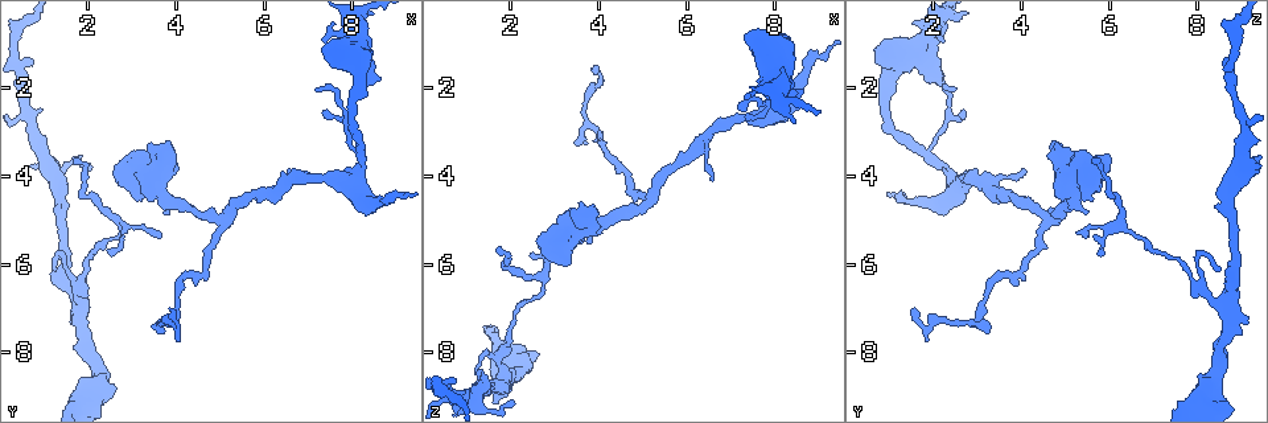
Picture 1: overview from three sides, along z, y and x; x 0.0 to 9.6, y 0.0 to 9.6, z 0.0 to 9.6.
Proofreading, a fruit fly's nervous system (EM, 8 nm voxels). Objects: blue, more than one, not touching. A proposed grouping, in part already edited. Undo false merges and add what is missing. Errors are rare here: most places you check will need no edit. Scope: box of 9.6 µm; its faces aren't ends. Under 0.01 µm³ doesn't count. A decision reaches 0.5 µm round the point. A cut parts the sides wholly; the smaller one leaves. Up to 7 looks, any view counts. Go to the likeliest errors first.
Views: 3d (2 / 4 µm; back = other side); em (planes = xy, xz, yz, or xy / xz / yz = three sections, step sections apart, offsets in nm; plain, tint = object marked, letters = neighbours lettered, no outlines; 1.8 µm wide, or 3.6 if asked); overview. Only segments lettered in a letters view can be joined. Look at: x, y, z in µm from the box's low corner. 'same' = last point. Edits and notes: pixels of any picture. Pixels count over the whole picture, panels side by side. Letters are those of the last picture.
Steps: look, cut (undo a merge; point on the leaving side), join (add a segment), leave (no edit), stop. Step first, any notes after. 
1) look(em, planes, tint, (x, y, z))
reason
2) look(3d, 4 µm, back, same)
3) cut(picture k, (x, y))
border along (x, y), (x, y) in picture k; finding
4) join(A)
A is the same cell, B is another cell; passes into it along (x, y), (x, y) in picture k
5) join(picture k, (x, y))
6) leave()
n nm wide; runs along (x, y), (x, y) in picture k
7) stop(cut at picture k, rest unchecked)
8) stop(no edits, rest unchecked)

look(3d, 2 µm, (1.35, 6.30, 8.80))
sudden change in width

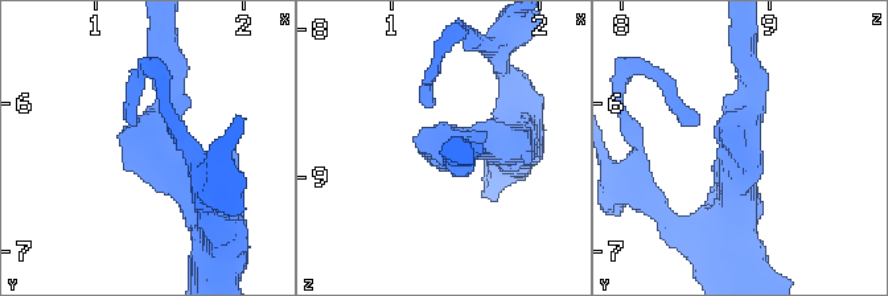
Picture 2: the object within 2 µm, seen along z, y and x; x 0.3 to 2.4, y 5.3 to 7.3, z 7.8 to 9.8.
look(em, 3.6 µm, planes, letters, (1.42, 6.26, 8.80))
arms of 200, 380 nm; need the tissue

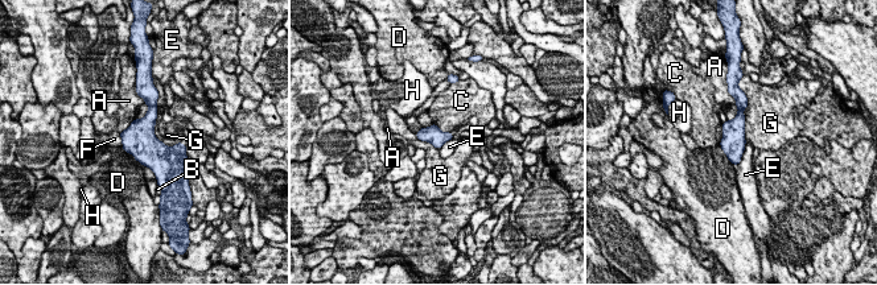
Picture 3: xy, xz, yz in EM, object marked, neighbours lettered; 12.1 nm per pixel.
leave()
220 nm wide; E touches over 340 nm; A, B, C, D, E, F, G and H are other cells; continuous, no second neuron

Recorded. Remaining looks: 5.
look(em, 3.6 µm, planes, tint, (2.25, 8.65, 8.25))
thick turns thin

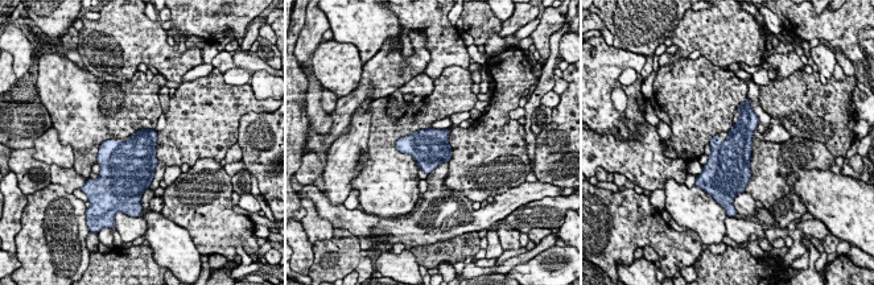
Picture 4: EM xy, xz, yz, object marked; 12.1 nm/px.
look(em, 3.6 µm, planes, letters, same)

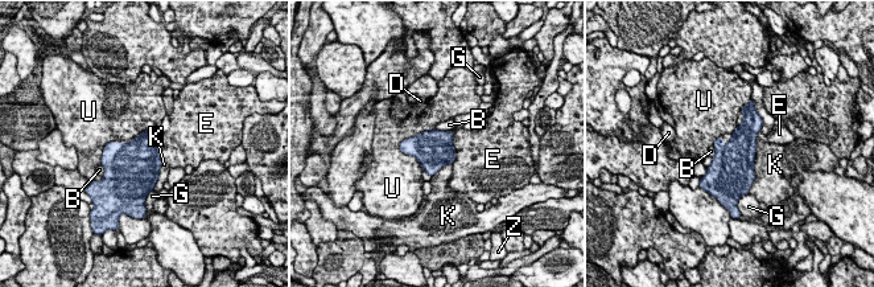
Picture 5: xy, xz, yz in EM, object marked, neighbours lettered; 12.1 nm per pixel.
leave()
460 nm wide; B, D, E, G, K, U and Z are other cells; border along (433, 128), (399, 146), (421, 168) in picture 5; continuous, no second neuron

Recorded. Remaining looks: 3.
look(em, xy, step 16, tint, (3.85, 3.15, 4.65))
thick end

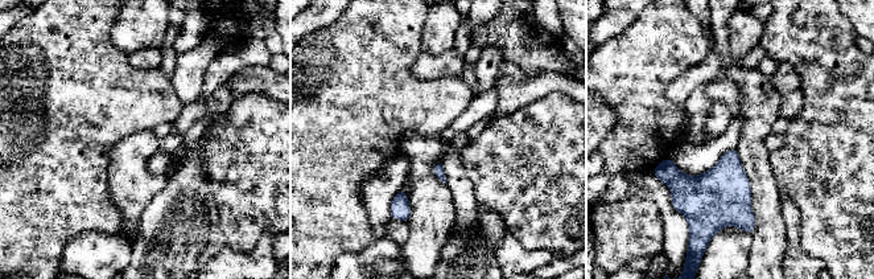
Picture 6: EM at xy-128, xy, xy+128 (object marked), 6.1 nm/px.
look(em, planes, letters, same)

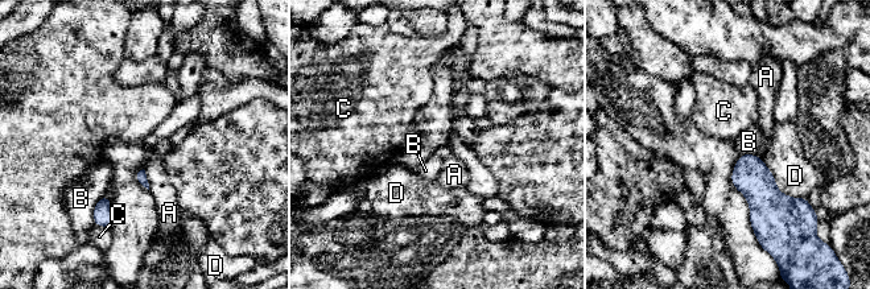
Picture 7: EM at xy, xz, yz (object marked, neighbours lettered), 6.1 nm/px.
leave()
A, B, C and D are other cells; border along (104, 195), (94, 207), (94, 224) in picture 7; no lettered segment goes on from it

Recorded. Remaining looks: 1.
stop(no edits, rest unchecked)

